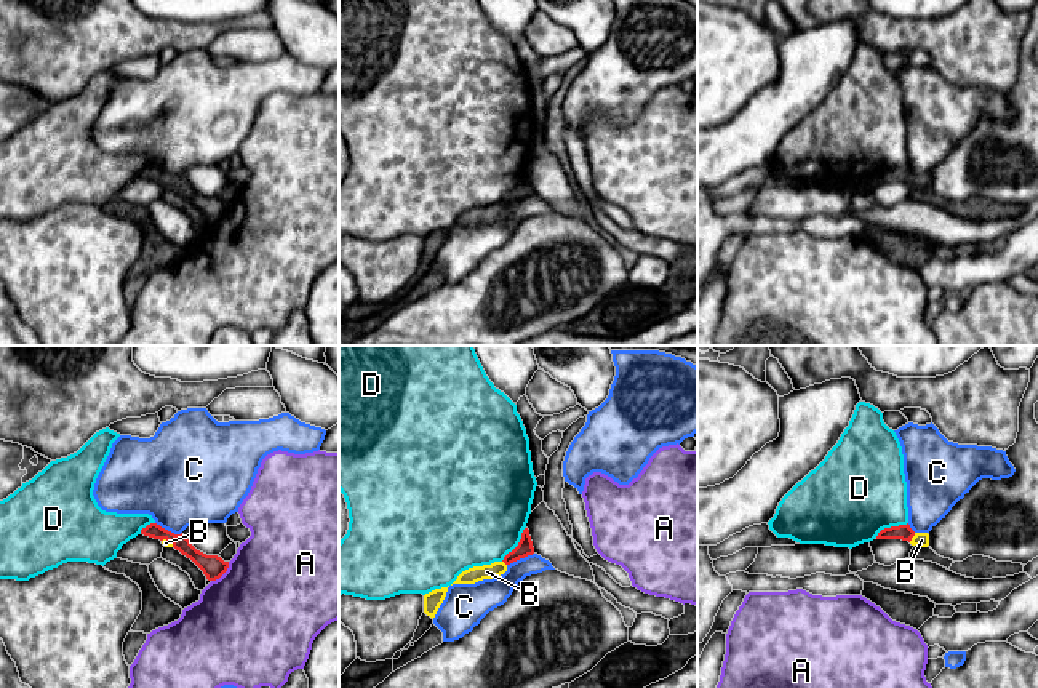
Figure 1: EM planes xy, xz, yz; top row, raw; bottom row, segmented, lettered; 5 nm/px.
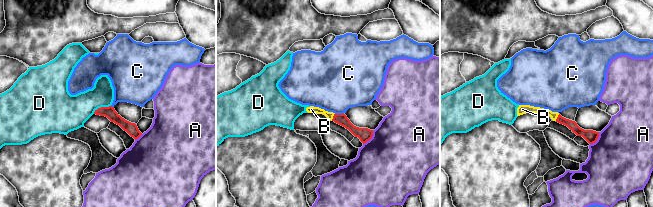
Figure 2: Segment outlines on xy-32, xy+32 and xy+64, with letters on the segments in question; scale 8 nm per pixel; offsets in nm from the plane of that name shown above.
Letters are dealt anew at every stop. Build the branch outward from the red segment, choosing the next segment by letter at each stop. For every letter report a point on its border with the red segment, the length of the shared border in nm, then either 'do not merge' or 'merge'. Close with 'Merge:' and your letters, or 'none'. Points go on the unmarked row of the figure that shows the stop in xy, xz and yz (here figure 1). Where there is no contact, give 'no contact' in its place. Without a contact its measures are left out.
A: meets red in xy at (223, 215); contact 140 nm long; do not merge
B: meets red in yz at (912, 178); contact 60 nm long; merge
C: meets red in xy at (167, 172); contact 150 nm long; do not merge
D: meets red in xz at (518, 186); contact 220 nm long; do not merge
Merge: B

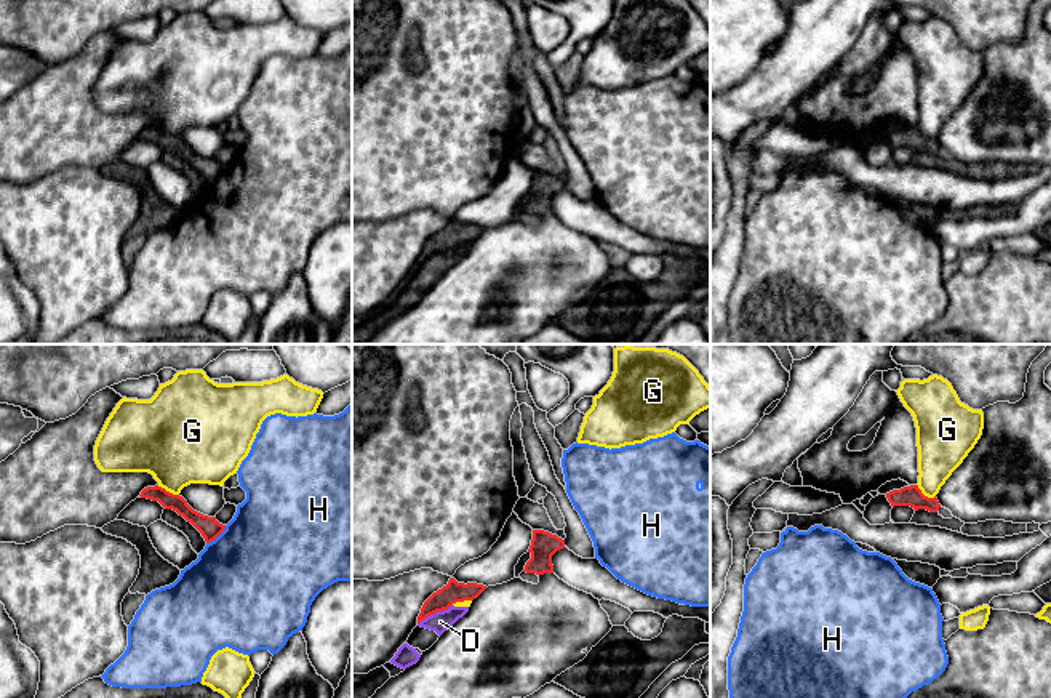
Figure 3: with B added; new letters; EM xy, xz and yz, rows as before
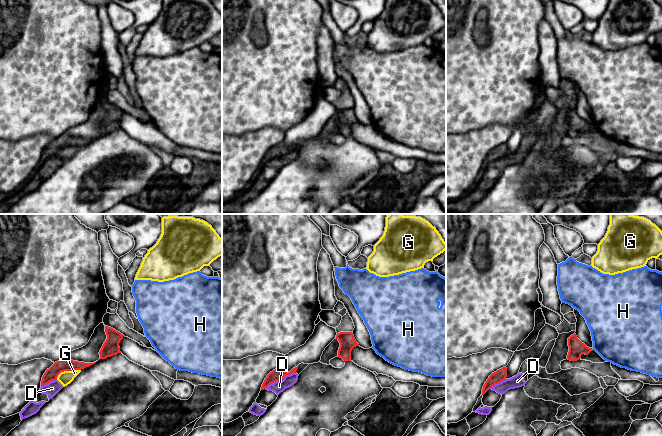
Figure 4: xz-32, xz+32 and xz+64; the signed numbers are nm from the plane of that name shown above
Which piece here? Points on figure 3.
D: meets red in xz at (434, 253); contact 200 nm long; do not merge
G: meets red in yz at (923, 136); contact 120 nm long; do not merge
H: meets red in xy at (216, 178); contact 140 nm long; do not merge
Merge: none

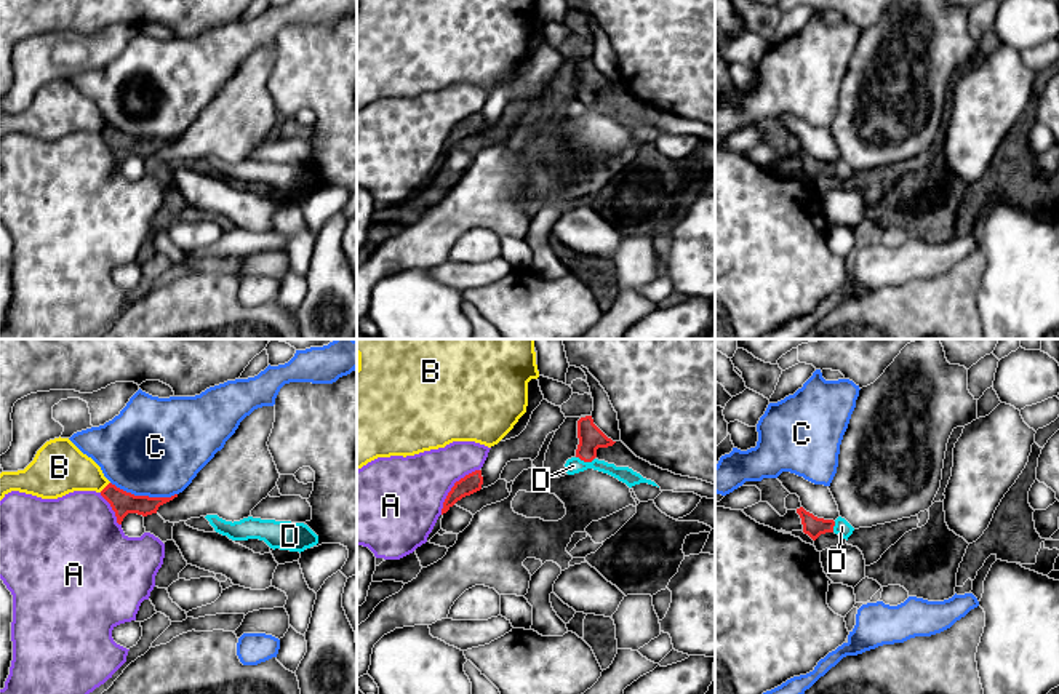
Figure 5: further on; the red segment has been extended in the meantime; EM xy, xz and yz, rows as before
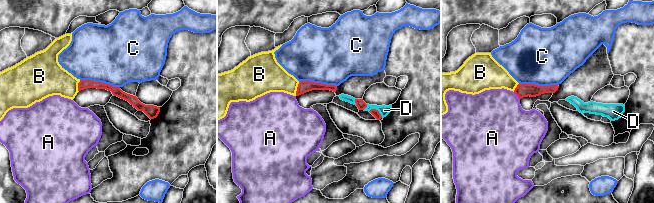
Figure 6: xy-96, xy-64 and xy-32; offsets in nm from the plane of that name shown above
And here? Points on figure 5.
A: meets red in xz at (453, 128); contact 300 nm long; do not merge
B: meets red in xy at (106, 128); contact 80 nm long; do not merge
C: meets red in xy at (144, 138); contact 340 nm long; do not merge
D: meets red in xz at (586, 103); contact 100 nm long; do not merge
Merge: none

